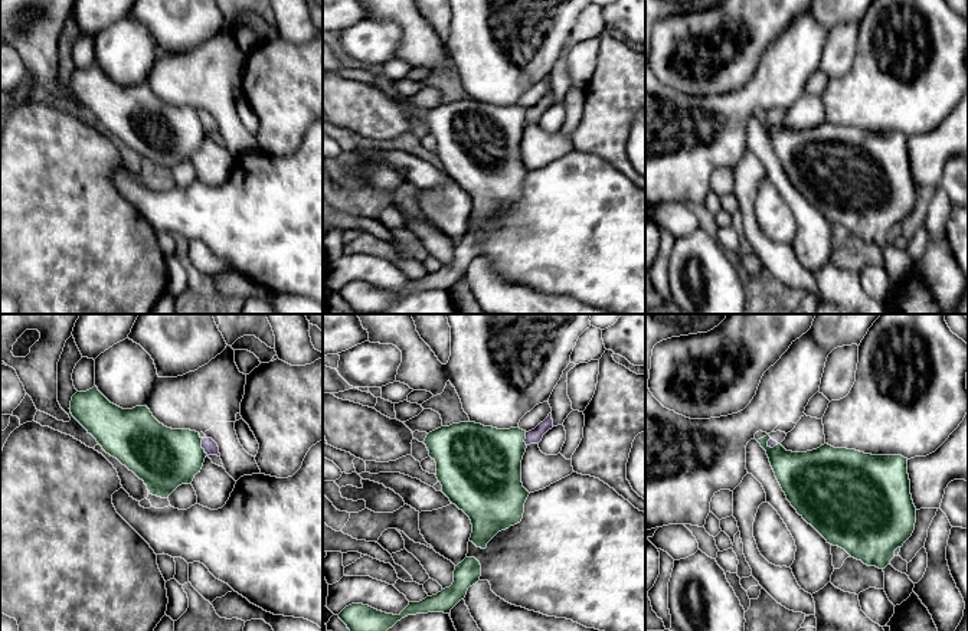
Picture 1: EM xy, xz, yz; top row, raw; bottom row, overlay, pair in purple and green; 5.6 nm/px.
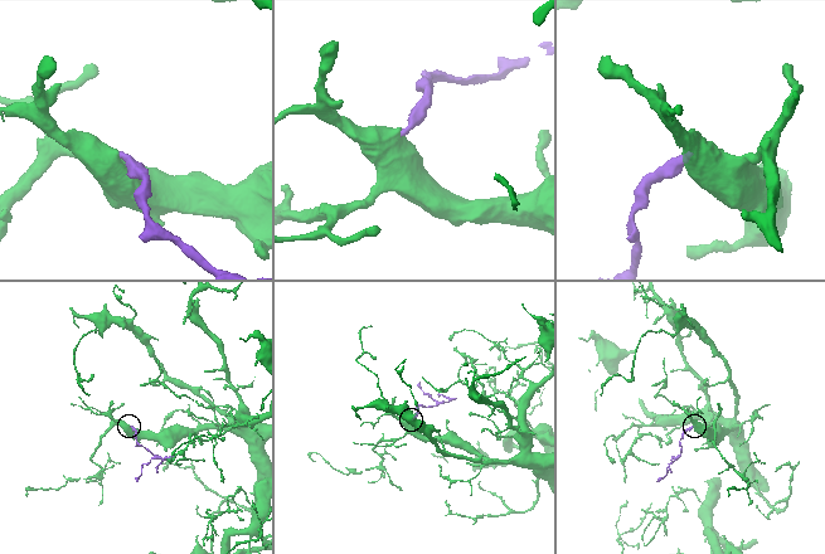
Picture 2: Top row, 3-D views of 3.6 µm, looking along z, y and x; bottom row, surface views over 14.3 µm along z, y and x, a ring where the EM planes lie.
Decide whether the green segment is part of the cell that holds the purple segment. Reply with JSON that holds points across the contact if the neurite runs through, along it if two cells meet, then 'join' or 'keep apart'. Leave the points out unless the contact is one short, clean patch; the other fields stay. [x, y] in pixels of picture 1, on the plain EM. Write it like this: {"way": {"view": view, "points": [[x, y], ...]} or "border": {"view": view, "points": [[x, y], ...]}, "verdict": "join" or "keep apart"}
{"border": {"view": "xy", "points": [[202, 115], [202, 124], [208, 131]]}, "verdict": "keep apart"}

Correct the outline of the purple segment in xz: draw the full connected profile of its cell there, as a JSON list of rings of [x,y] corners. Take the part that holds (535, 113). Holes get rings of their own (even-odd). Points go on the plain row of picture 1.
[[[552,89],[549,91],[549,94],[540,99],[534,107],[526,109],[526,122],[530,121],[539,121],[543,115],[543,112],[553,105],[553,97],[552,97]]]

